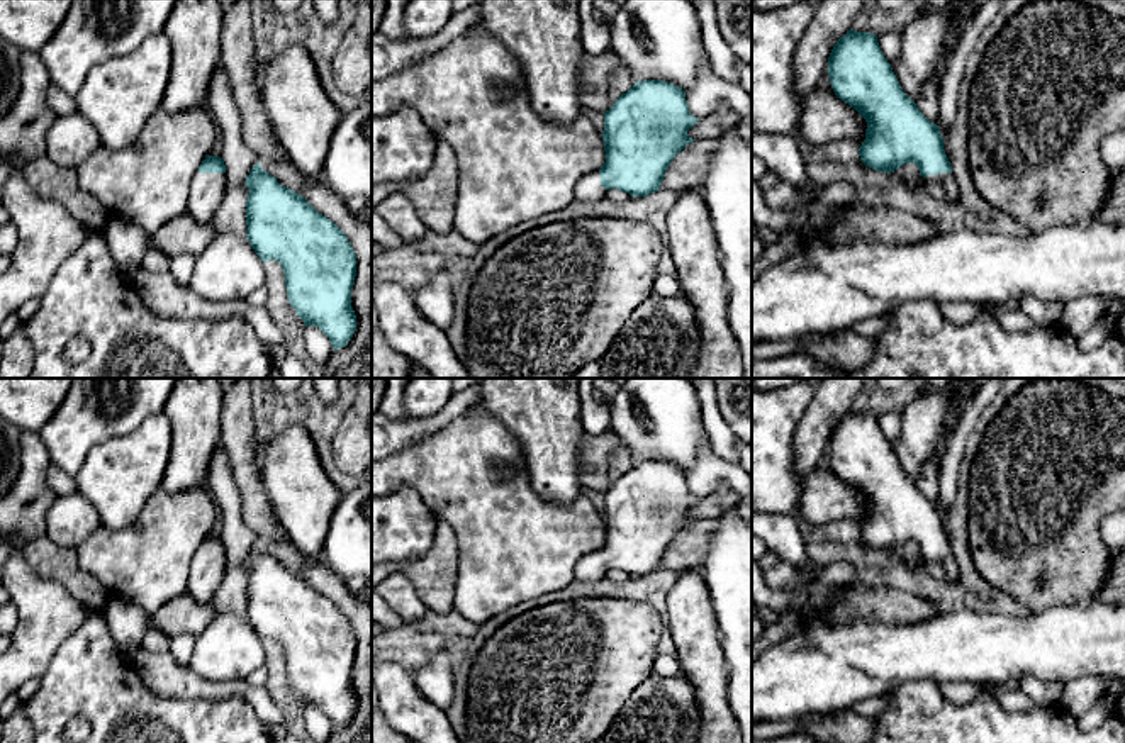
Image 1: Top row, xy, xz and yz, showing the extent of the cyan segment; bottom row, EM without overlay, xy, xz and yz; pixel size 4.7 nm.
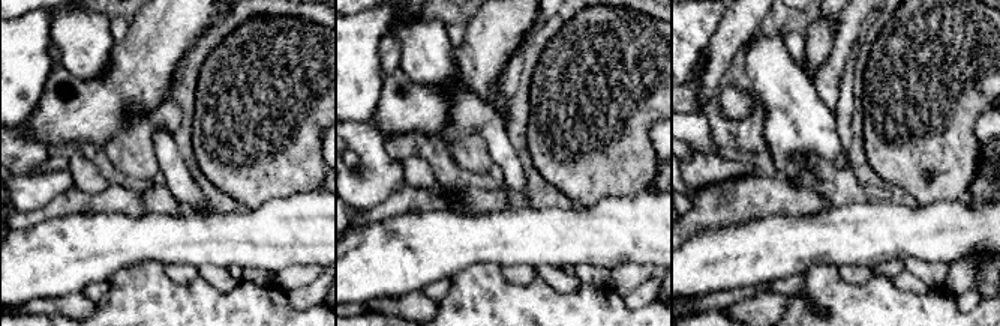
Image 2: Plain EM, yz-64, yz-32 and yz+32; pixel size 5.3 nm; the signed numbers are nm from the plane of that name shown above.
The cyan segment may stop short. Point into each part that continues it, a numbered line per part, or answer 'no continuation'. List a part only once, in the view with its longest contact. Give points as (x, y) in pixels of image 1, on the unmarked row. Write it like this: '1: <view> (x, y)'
1: xy (206, 572)

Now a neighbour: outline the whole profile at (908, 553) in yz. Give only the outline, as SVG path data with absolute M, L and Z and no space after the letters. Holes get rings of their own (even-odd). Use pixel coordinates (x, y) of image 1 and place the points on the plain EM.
M904 543L903 546L891 551L889 555L896 563L903 563L908 567L920 567L926 563L915 543Z

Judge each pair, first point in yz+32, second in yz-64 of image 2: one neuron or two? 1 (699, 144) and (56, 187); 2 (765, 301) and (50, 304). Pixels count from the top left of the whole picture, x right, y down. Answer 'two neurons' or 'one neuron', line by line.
1: one neuron
2: one neuron

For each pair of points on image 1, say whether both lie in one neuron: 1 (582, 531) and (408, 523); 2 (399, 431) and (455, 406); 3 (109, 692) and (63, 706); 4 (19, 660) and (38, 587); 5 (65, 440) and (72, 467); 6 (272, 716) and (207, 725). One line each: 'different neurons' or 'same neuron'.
1: different neurons
2: same neuron
3: same neuron
4: same neuron
5: same neuron
6: different neurons

